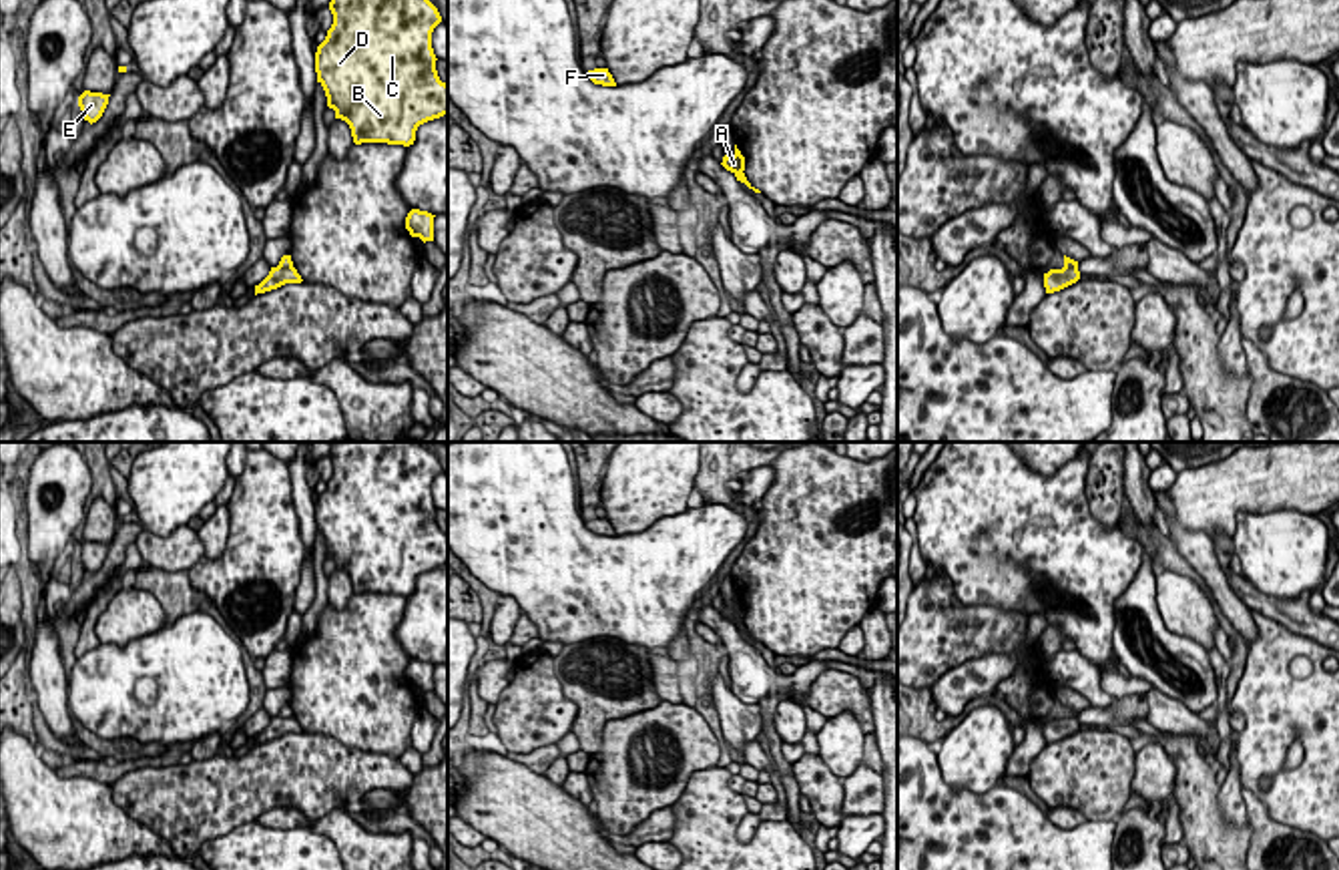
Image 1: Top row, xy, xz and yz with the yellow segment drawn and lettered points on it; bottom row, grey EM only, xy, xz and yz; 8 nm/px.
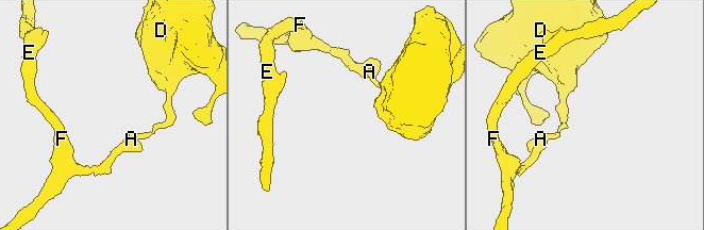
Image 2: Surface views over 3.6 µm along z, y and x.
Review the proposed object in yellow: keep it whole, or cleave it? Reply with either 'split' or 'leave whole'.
split

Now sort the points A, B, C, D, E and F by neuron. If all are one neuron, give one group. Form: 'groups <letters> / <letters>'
groups A E F / B C D

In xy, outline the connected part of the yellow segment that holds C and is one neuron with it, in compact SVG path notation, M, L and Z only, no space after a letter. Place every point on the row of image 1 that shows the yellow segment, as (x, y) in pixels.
M331 0L333 24L315 52L317 82L335 119L349 125L355 145L387 143L410 147L420 125L448 115L448 84L436 70L432 32L442 22L430 0Z

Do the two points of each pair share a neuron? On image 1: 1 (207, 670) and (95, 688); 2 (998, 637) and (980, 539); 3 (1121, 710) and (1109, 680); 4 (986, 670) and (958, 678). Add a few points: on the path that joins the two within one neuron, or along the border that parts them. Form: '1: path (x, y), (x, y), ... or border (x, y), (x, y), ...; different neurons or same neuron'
1: path (179, 668), (123, 668); same neuron
2: border (950, 585), (966, 605), (1020, 609), (1028, 617); different neurons
3: border (1143, 694), (1125, 694), (1115, 700); different neurons
4: path (980, 676), (964, 678); same neuron

